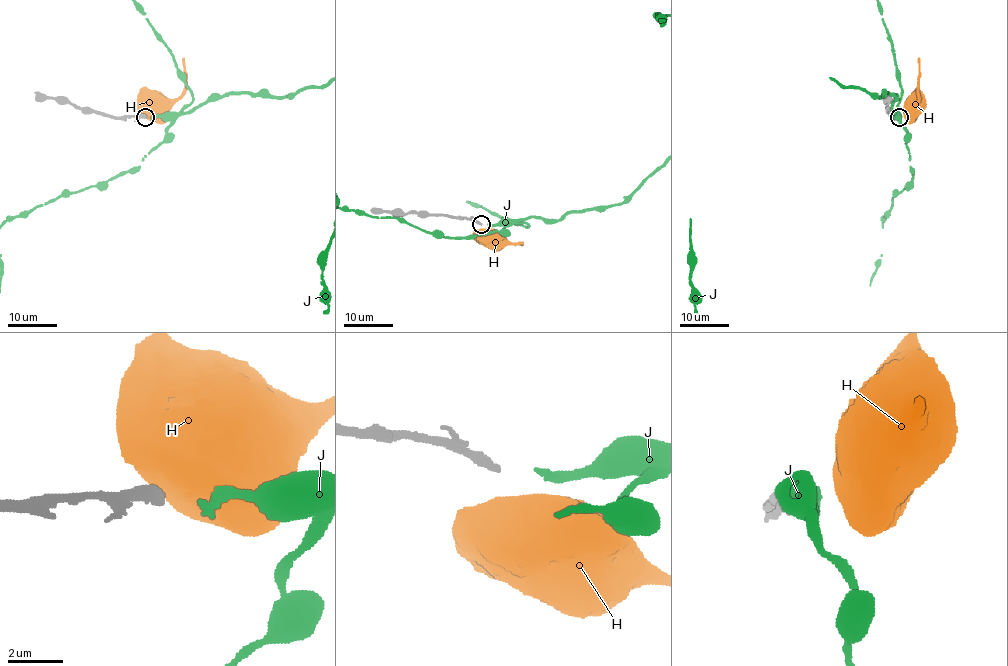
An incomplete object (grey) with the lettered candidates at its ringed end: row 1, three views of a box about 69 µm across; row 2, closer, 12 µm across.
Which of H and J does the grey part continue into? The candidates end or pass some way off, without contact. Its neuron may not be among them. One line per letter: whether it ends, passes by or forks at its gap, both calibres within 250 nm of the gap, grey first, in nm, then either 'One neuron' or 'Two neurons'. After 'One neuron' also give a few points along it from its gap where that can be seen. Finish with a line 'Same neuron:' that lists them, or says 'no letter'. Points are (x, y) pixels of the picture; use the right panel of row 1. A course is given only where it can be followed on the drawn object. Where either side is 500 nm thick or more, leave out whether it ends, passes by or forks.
H: Thickness 400 nm (grey) against 800 nm. Two neurons
J: It ends there. Thickness 400 nm (grey) against 240 nm. One neuron
Same neuron: J

